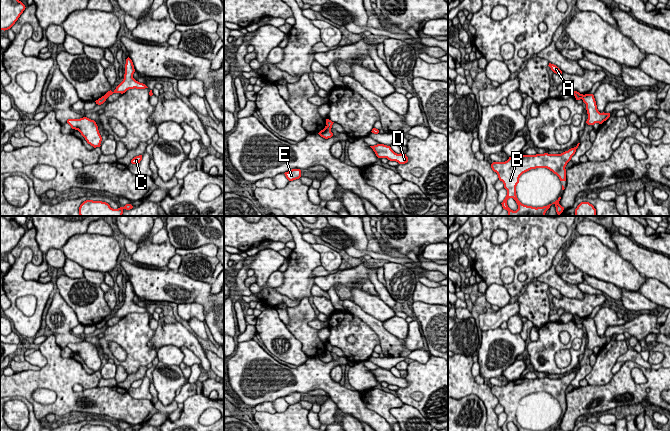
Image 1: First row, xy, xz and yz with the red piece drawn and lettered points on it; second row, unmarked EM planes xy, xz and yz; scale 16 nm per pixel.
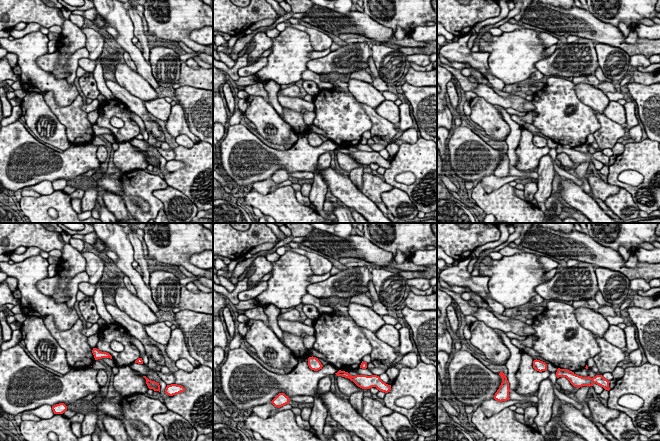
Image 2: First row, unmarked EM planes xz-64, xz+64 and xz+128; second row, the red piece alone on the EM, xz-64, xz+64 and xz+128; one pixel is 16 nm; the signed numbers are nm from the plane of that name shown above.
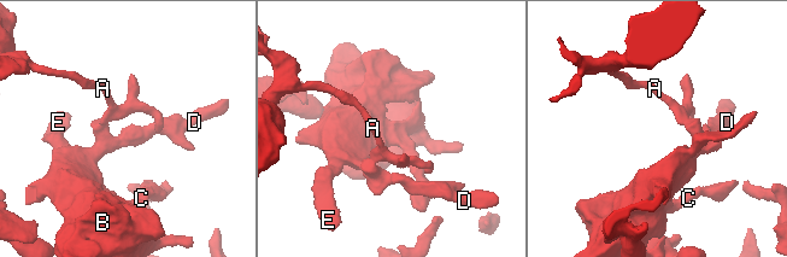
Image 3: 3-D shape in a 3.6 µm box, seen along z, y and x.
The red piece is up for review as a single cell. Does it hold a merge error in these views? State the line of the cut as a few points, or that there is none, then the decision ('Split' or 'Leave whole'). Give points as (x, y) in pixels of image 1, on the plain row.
Split along yz (584, 319), (581, 322). Split

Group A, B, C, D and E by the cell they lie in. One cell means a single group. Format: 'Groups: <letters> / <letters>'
Groups: A / B C D E

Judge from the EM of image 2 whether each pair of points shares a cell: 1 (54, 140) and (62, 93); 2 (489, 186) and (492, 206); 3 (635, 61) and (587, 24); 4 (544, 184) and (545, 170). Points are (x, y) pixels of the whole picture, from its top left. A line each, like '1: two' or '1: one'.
1: two
2: two
3: two
4: one

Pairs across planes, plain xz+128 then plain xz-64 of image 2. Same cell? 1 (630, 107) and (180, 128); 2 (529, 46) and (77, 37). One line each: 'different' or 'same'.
1: same
2: same

